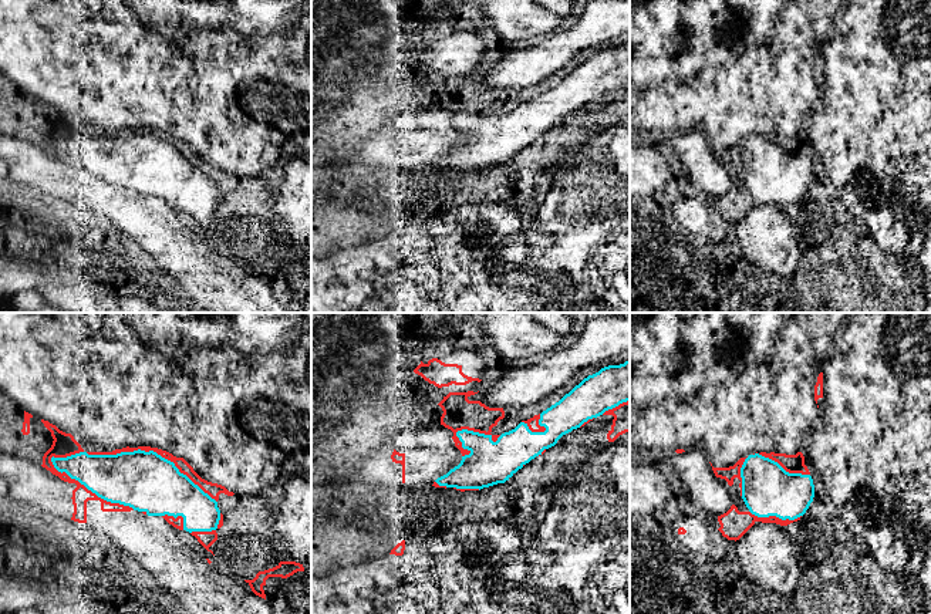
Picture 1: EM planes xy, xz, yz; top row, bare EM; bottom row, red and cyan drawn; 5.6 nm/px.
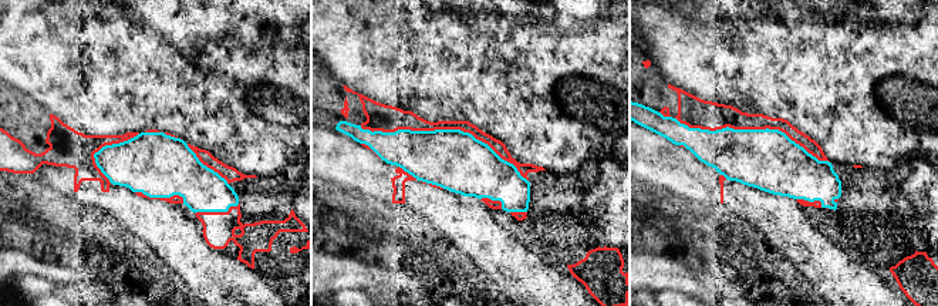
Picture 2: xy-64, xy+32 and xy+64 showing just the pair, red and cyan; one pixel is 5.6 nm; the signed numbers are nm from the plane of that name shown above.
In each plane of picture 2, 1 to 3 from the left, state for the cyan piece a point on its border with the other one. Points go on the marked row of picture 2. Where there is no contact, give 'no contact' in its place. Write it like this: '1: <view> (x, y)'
1: xy-64 (101, 147)
2: xy+32 (445, 128)
3: xy+64 (752, 128)

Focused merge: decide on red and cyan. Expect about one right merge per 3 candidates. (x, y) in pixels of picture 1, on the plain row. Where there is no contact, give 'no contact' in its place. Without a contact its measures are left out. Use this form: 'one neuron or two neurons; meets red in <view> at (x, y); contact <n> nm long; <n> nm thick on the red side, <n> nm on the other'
two neurons; meets red in xy at (152, 131); contact 800 nm long; 70 nm thick on the red side, 340 nm on the other

